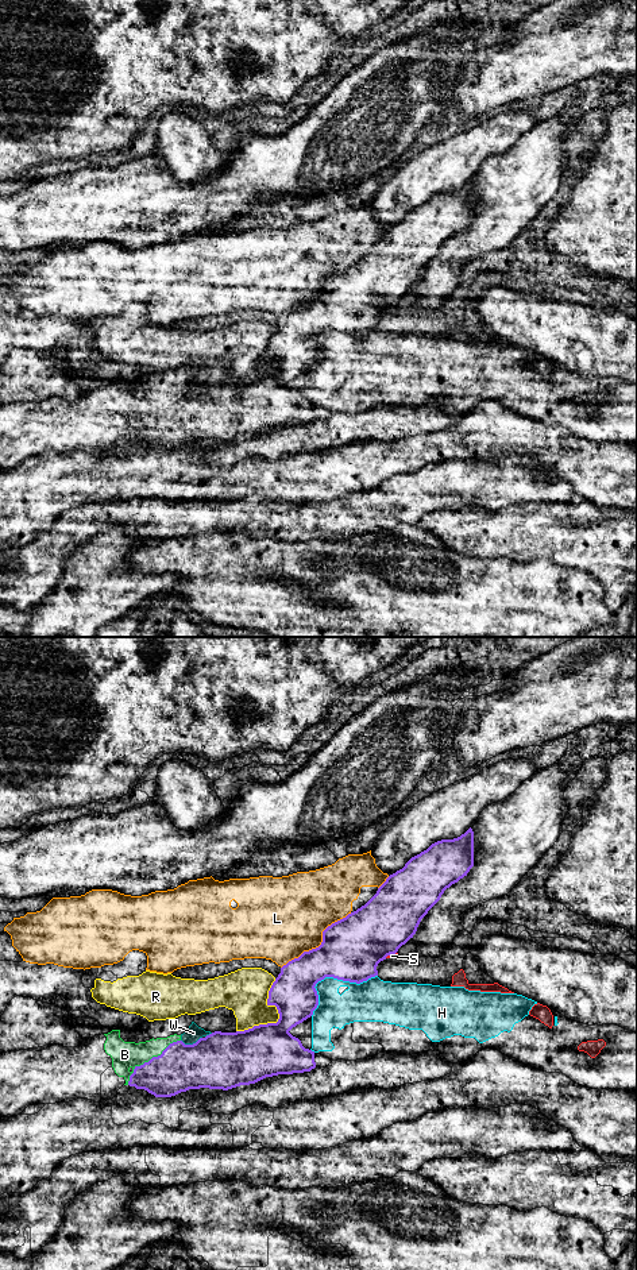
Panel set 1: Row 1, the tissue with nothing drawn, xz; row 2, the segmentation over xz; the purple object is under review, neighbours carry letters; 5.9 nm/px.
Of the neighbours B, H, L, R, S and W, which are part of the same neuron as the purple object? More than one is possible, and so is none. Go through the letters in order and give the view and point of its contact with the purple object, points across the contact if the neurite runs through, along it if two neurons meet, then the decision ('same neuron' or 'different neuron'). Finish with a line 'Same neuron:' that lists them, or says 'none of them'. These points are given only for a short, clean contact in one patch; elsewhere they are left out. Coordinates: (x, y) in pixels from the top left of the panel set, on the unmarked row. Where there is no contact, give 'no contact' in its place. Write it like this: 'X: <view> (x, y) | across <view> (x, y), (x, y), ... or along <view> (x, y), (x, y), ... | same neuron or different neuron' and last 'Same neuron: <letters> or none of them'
B: xz (150, 412) | same neuron
H: xz (331, 328) | different neuron
L: xz (321, 296) | different neuron
R: xz (280, 370) | different neuron
S: xz (390, 305) | along xz (396, 304), (385, 309) | different neuron
W: xz (190, 397) | along xz (201, 389), (192, 396), (181, 393) | different neuron
Same neuron: B

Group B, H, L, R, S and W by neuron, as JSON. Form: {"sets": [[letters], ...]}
{"sets": [["B"], ["H", "R", "W"], ["L", "S"]]}

